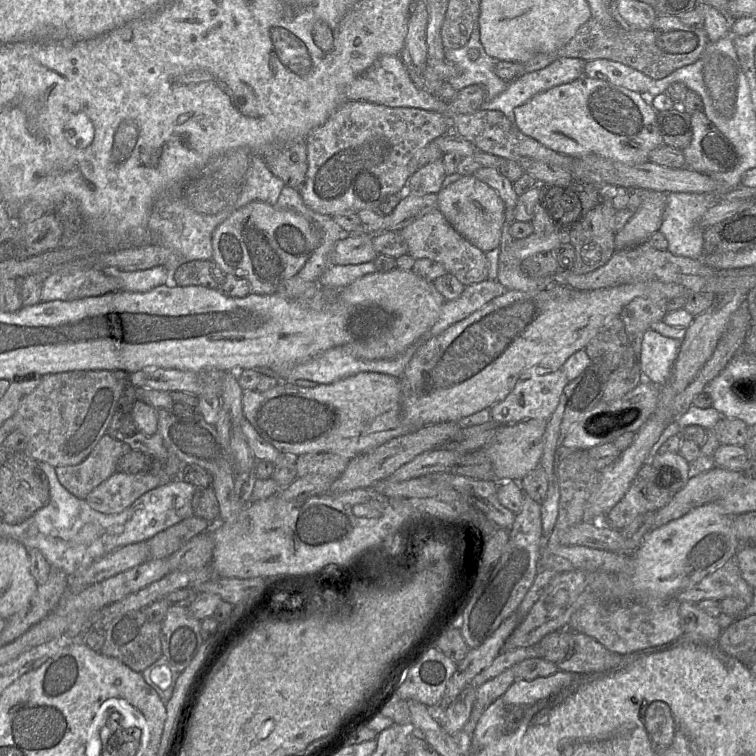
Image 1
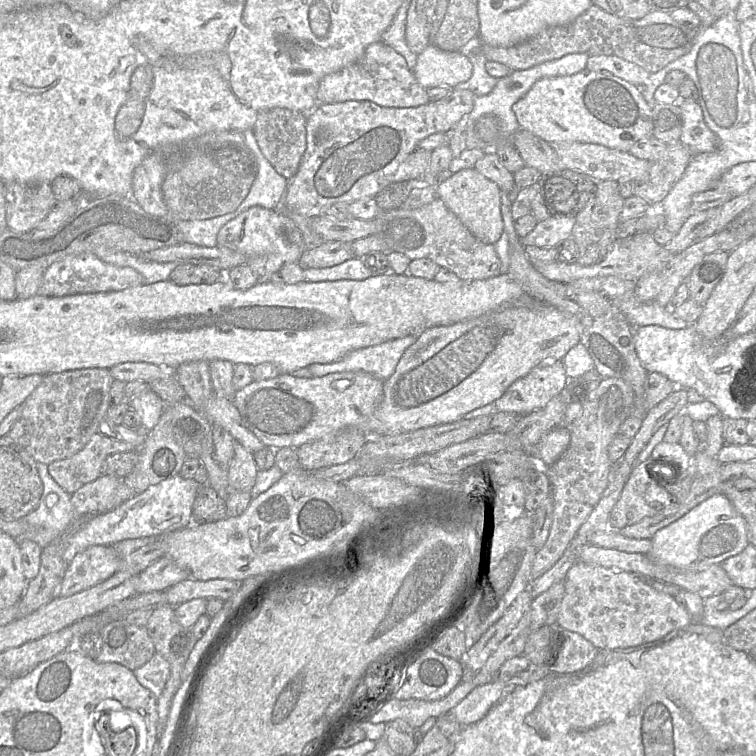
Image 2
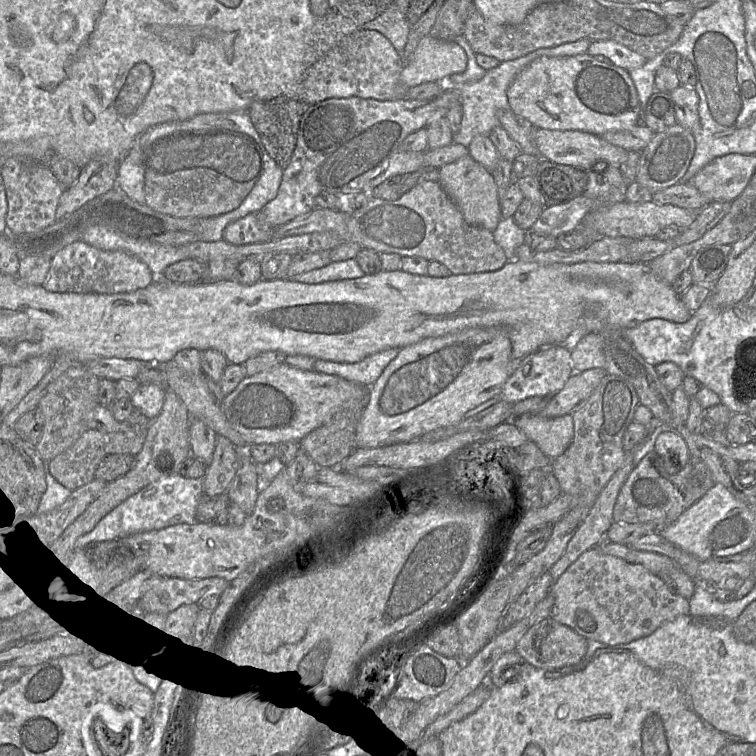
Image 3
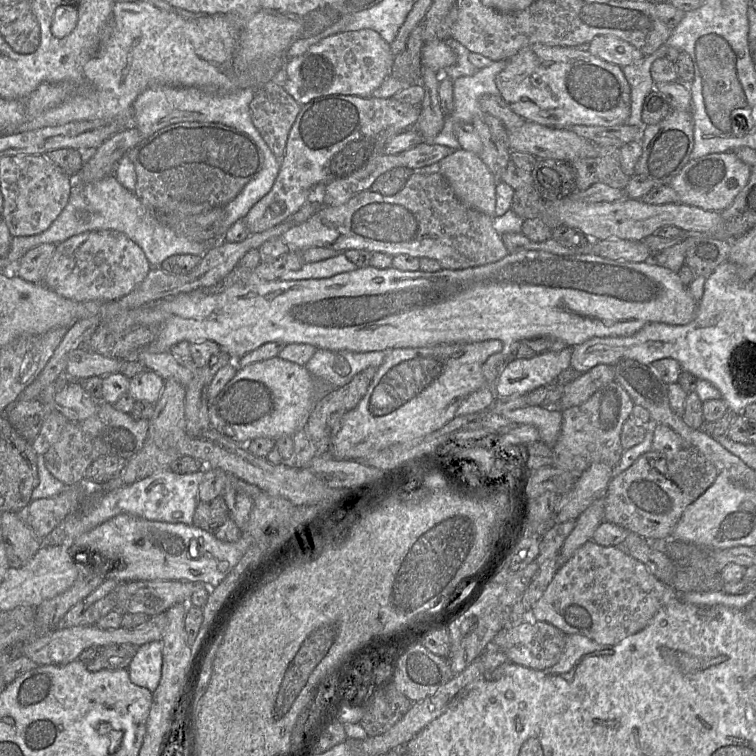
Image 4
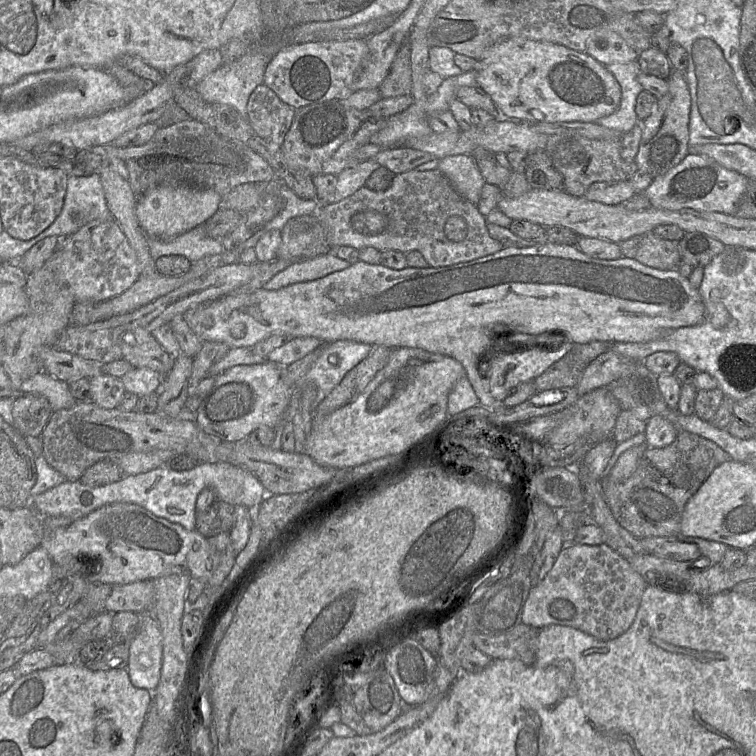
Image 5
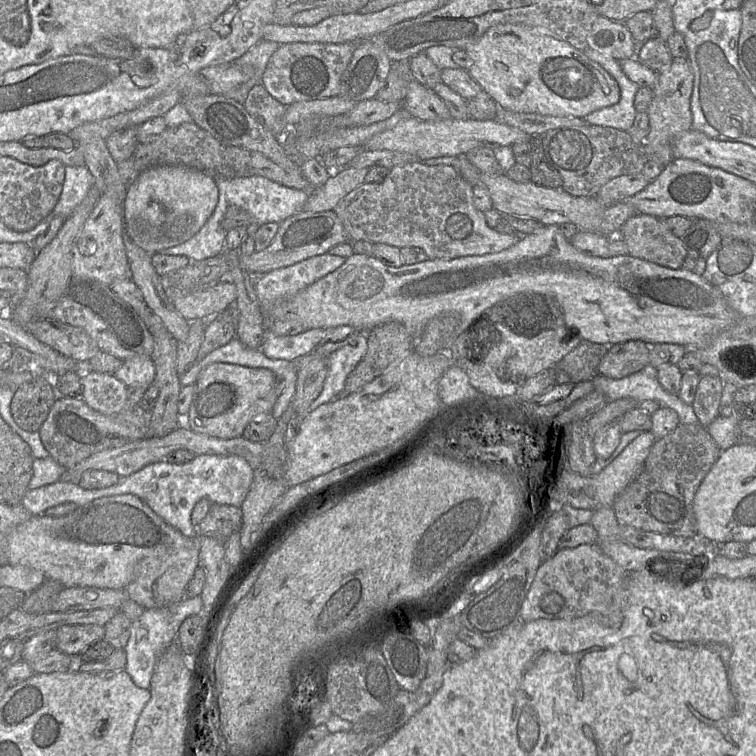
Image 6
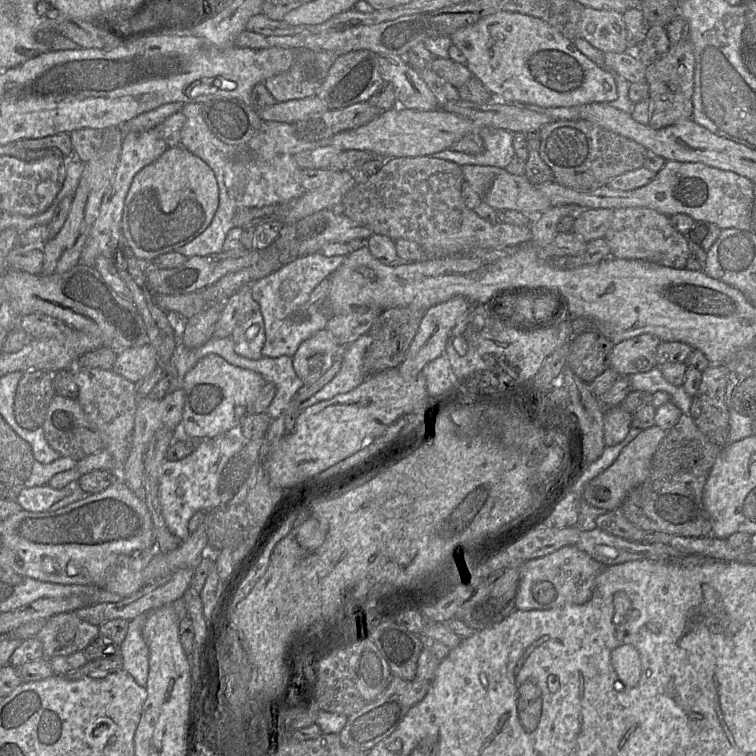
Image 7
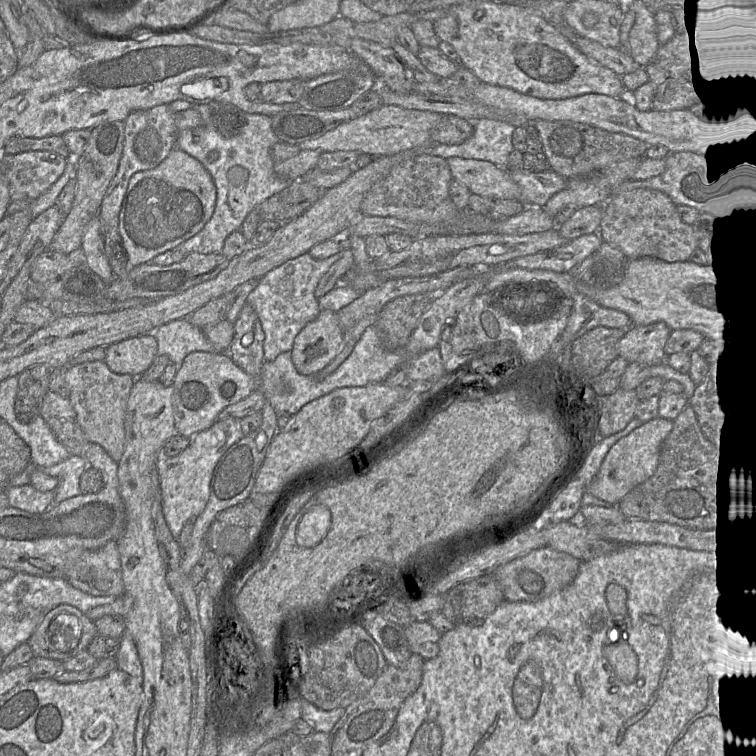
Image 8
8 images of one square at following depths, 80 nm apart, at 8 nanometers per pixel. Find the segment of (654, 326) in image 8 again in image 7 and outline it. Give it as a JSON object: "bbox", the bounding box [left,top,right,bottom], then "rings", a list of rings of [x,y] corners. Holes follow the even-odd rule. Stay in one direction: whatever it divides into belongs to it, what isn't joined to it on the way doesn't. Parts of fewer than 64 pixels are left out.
{"bbox":[607,333,660,375],"rings":[[[649,333],[623,340],[611,349],[607,367],[619,375],[650,371],[657,367],[657,348],[660,343],[658,337]]]}

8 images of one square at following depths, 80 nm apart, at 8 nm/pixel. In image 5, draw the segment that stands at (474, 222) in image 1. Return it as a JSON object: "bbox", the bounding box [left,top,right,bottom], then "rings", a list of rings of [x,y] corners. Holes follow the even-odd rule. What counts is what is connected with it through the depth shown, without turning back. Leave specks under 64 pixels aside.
{"bbox":[438,154,486,206],"rings":[[[471,154],[444,157],[438,169],[463,198],[477,206],[486,181]]]}

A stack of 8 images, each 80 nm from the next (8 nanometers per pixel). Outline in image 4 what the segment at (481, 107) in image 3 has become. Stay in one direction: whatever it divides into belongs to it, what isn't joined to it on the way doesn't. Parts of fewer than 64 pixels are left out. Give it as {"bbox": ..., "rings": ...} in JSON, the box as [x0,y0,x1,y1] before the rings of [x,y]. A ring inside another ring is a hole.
{"bbox":[435,61,507,149],"rings":[[[493,61],[490,66],[477,70],[472,76],[459,77],[452,80],[454,107],[444,114],[445,125],[435,139],[435,144],[461,149],[454,131],[454,124],[473,124],[476,119],[483,119],[484,111],[480,107],[480,98],[490,95],[503,101],[496,85],[497,75],[506,67],[507,61]]]}

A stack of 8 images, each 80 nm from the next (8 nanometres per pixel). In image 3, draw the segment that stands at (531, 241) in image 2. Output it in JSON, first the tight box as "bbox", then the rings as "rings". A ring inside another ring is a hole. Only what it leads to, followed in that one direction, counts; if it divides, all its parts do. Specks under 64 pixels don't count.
{"bbox":[529,194,594,238],"rings":[[[582,194],[566,203],[545,207],[529,230],[557,238],[561,234],[574,231],[584,216],[594,209],[593,200]]]}

